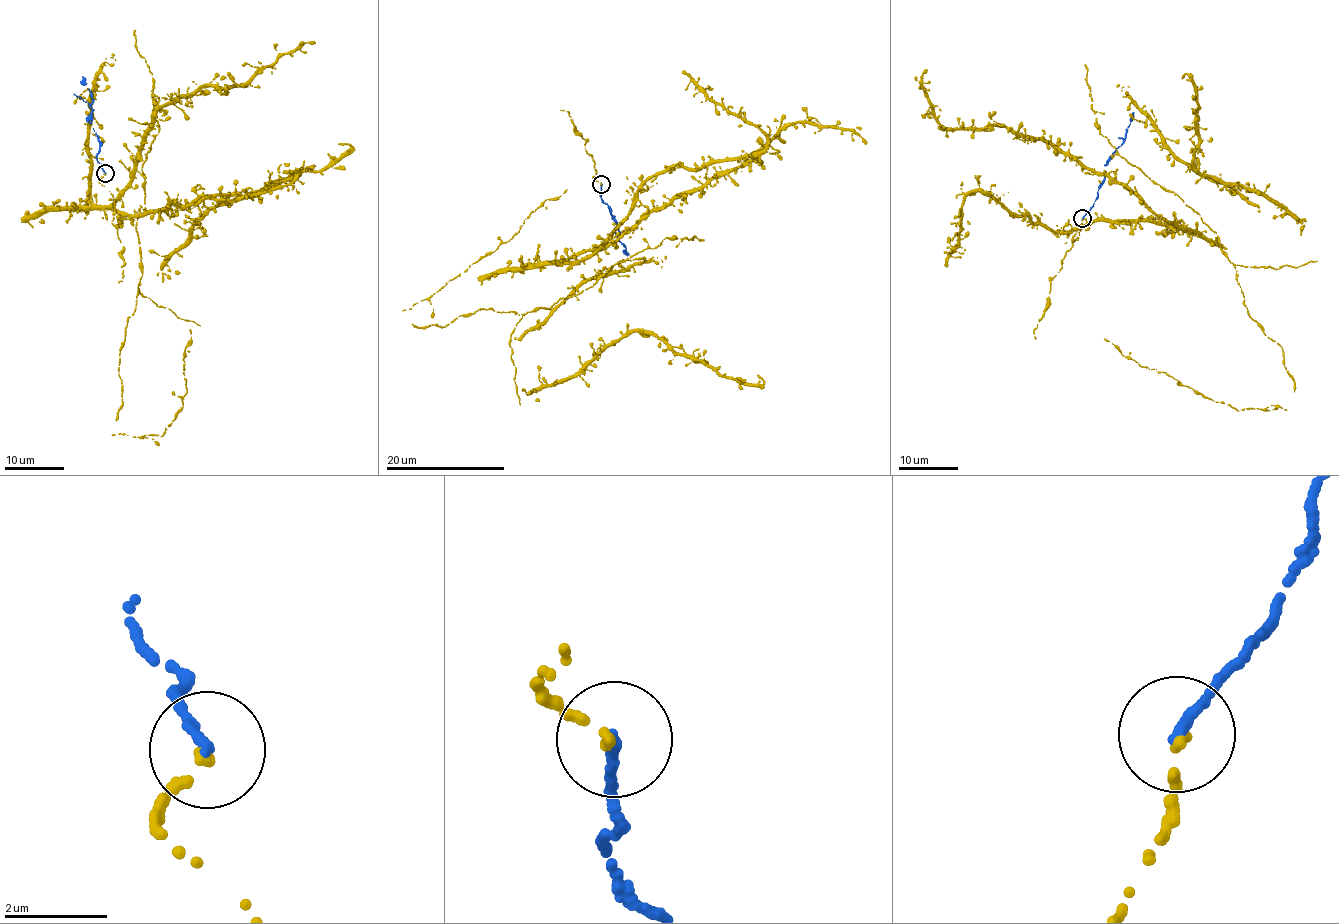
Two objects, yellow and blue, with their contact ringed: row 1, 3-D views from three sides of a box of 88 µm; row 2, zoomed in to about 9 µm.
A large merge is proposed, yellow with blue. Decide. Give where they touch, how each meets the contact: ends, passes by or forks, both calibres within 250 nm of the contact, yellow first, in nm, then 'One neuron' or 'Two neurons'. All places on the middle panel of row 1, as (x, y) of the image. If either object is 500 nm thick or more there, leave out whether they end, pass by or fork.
Place: (601, 184). At the ring yellow ends. At the ring blue ends. Thickness 200 nm (yellow) against 220 nm. One neuron

